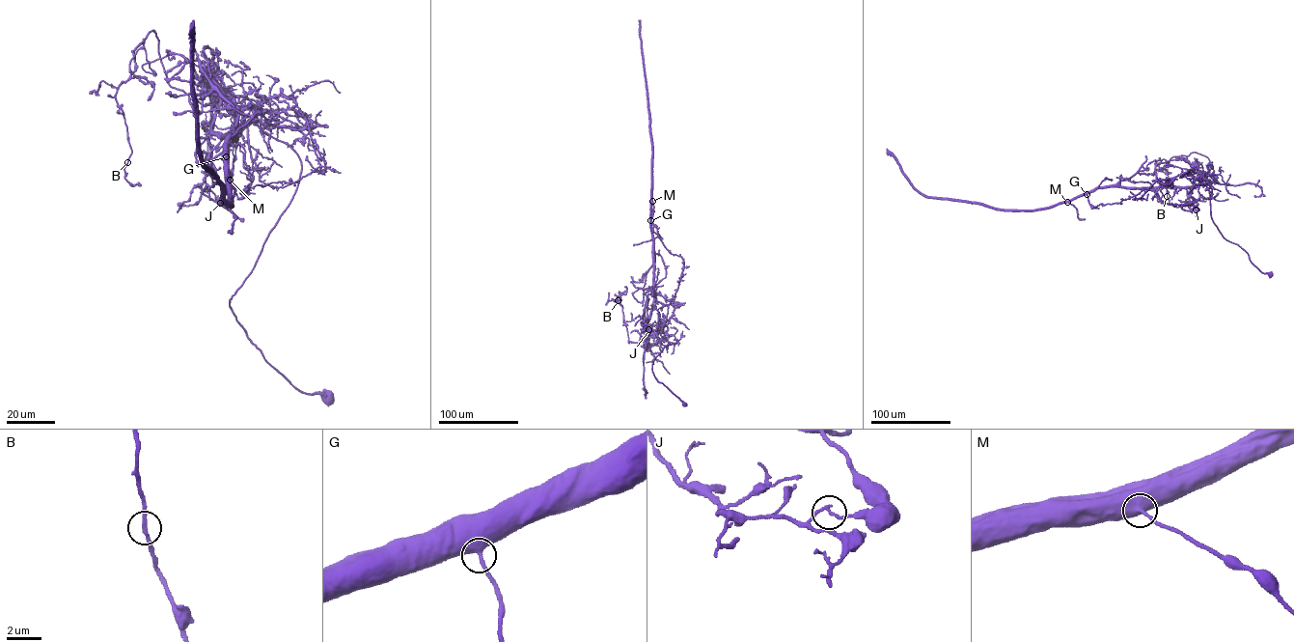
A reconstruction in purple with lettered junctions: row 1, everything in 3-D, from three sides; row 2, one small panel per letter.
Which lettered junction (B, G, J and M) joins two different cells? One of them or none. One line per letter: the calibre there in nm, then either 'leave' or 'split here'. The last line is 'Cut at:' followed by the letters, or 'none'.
B: calibre 200 nm; leave
G: calibre 460 nm; leave
J: calibre 170 nm; split here
M: calibre 420 nm; leave
Cut at: J

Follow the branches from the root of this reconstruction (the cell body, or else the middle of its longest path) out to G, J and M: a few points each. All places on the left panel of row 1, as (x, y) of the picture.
G: (327, 398), (273, 368), (230, 305), (300, 159), (247, 97), (223, 100), (211, 126), (235, 134), (226, 156)
J: (327, 398), (273, 368), (230, 305), (301, 170), (247, 97), (223, 100), (206, 135), (205, 182), (220, 202)
M: (327, 398), (273, 368), (230, 305), (301, 170), (247, 97), (223, 100), (211, 126), (235, 134), (230, 180)

